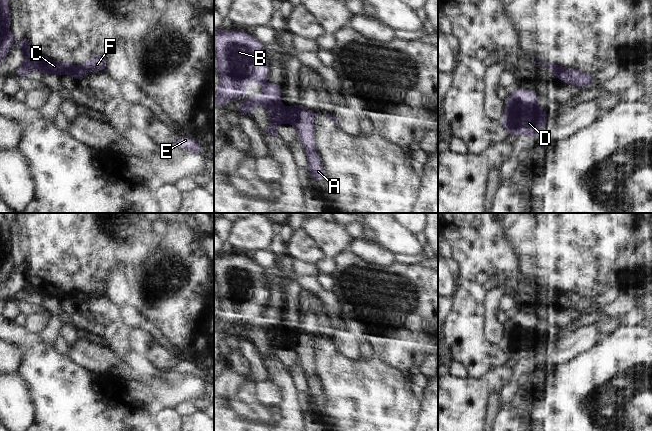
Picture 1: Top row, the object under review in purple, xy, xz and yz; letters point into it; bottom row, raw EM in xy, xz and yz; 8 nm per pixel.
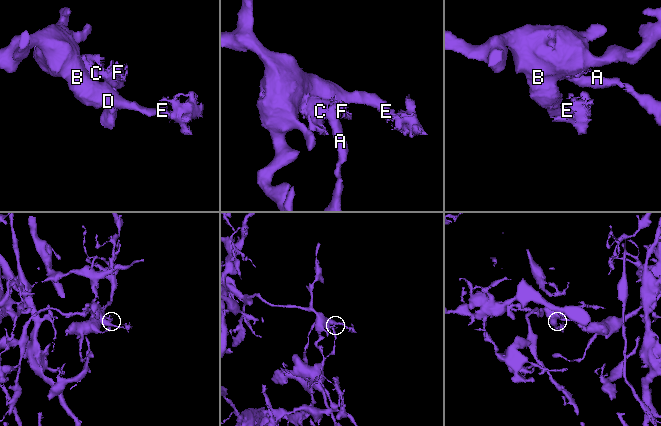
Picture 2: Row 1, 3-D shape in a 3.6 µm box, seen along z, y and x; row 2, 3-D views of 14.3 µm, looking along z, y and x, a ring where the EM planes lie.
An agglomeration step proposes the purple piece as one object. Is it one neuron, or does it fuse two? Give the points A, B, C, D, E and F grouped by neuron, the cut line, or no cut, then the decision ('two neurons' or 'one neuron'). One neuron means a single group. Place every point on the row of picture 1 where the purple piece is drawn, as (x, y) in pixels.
A / B C D E F | xz (312, 114), (300, 111), (293, 124) | two neurons

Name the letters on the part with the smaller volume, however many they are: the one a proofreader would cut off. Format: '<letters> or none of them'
A.

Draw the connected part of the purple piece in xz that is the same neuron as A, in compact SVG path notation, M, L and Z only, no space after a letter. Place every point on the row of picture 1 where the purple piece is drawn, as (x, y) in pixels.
M301 111L298 113L297 120L294 124L300 143L303 145L306 158L307 168L313 179L319 181L324 178L324 170L315 151L314 141L314 125L312 123L312 114L310 112Z

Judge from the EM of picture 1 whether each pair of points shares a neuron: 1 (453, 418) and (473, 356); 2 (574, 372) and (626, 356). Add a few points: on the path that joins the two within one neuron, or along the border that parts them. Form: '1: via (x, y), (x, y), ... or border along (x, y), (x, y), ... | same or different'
1: border along (490, 369), (479, 378), (467, 376) | different
2: via (587, 372), (601, 372), (613, 360) | same

